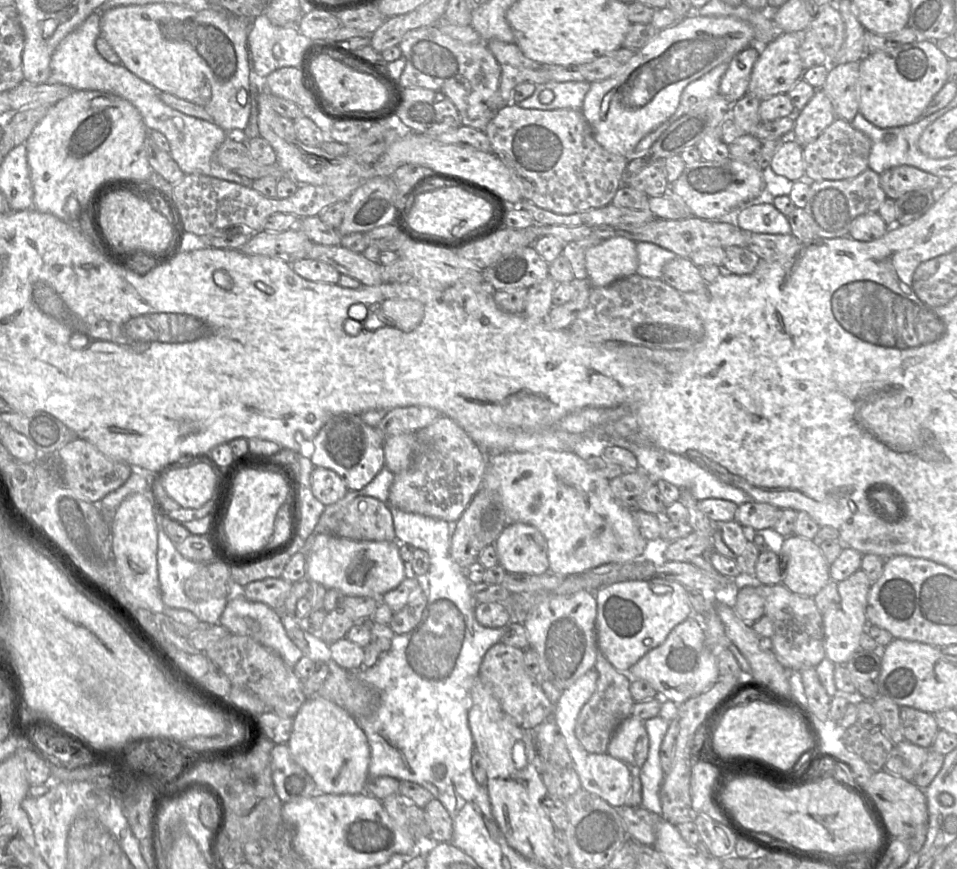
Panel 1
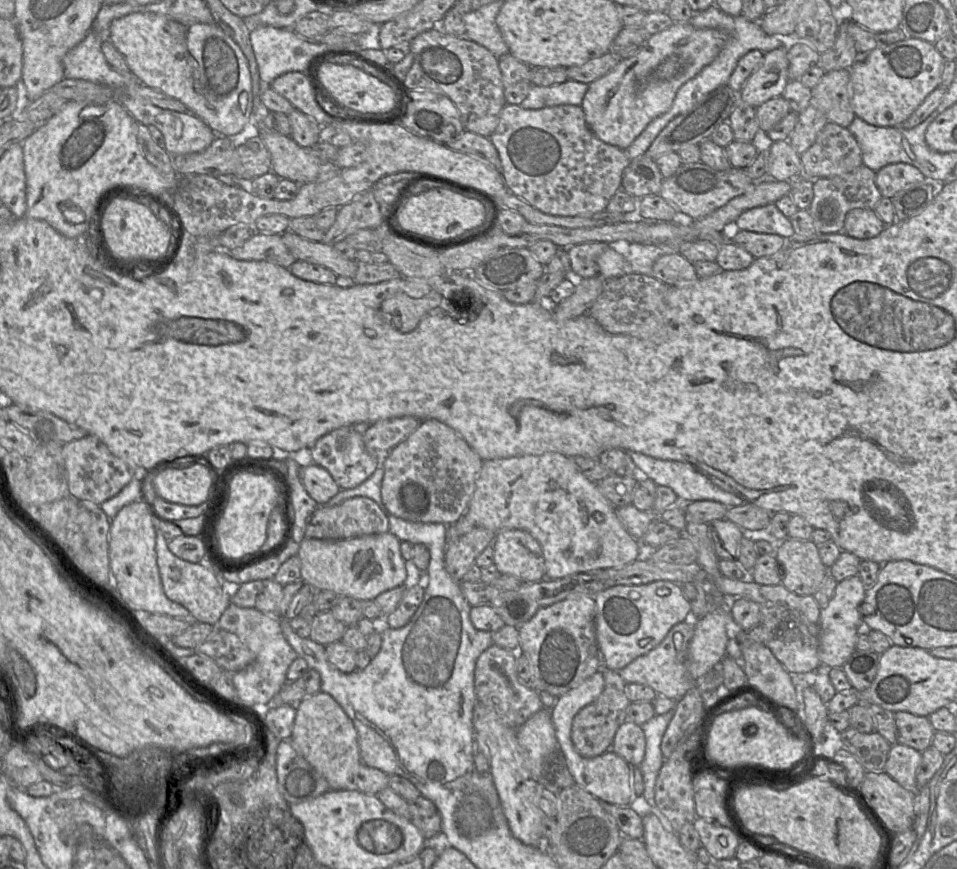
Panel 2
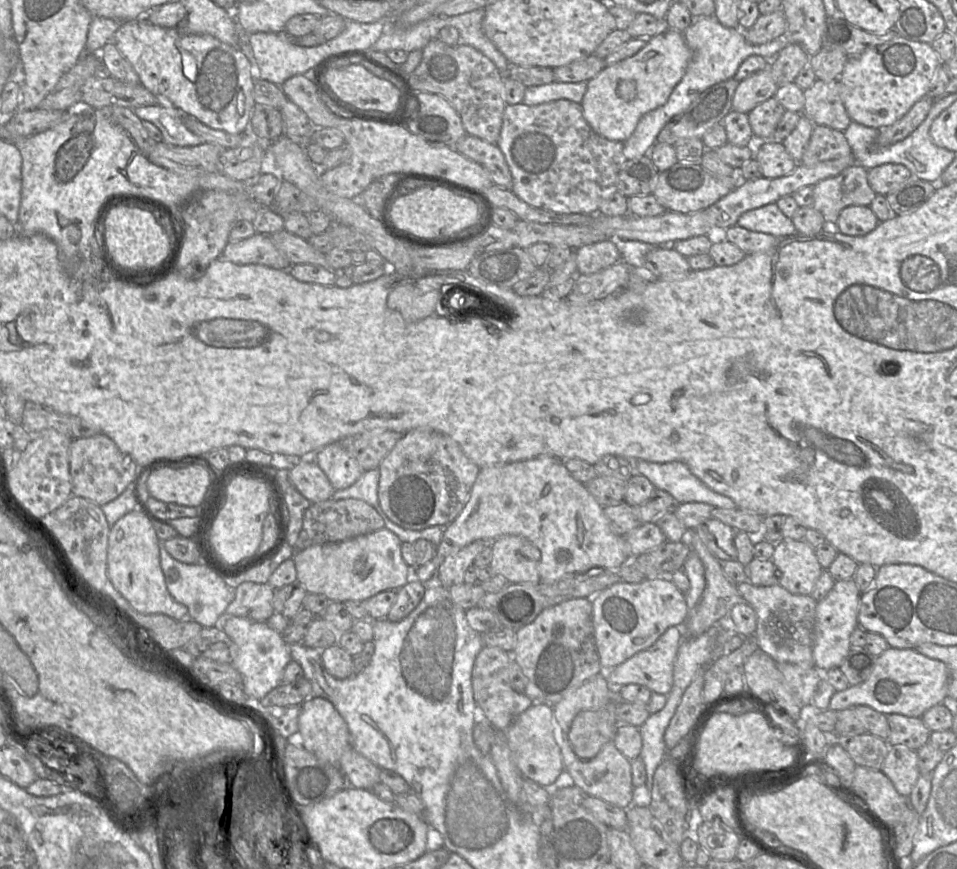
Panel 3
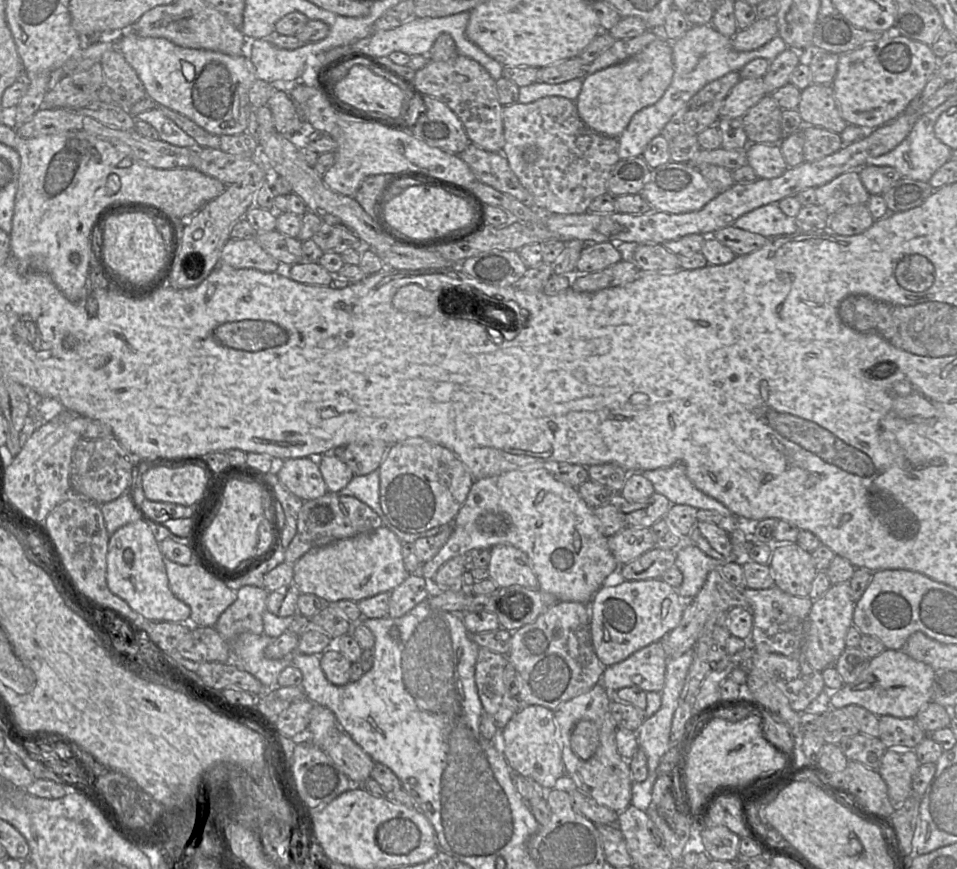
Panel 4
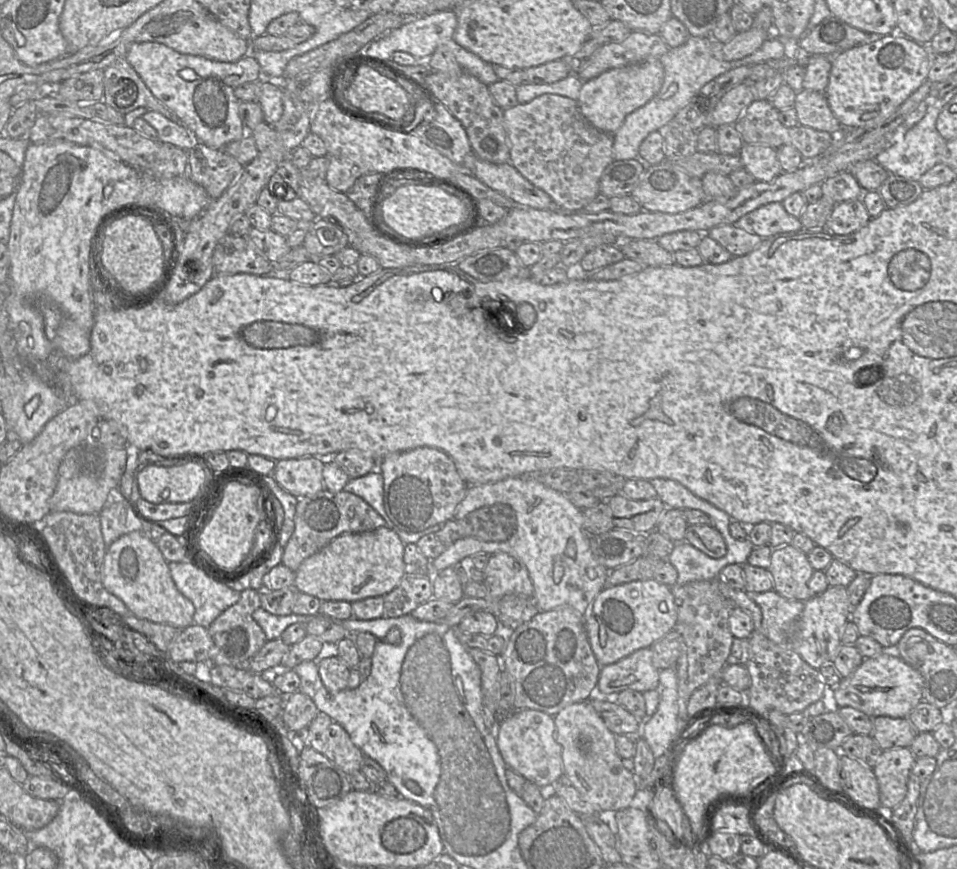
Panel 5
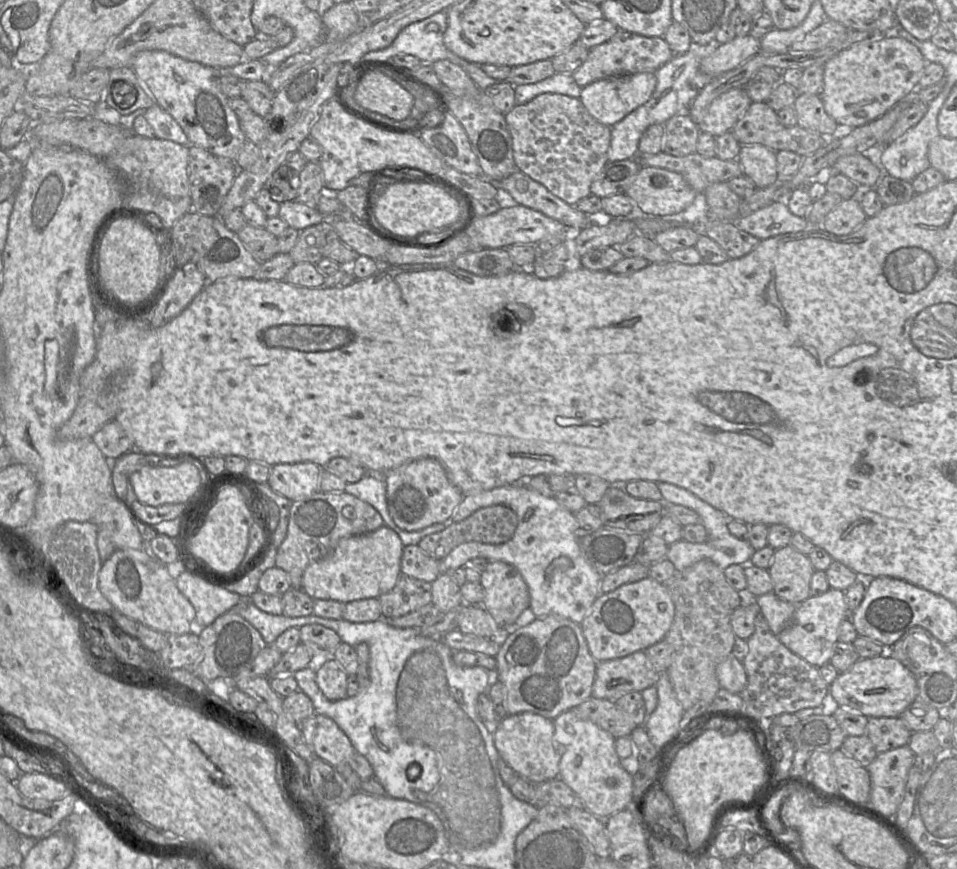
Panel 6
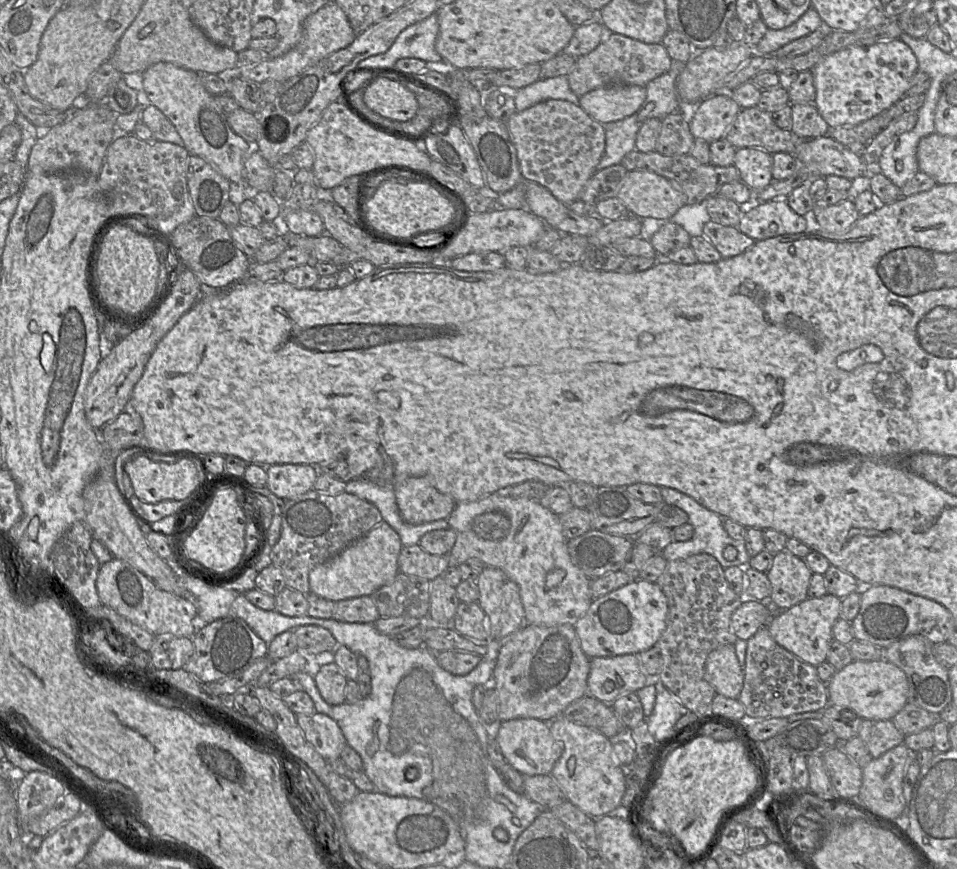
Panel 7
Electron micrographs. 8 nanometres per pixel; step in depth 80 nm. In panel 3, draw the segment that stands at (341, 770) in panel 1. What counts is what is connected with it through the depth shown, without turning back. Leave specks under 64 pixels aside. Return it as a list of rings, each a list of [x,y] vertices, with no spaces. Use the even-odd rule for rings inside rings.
[[[310,697],[301,704],[298,719],[301,746],[319,760],[338,765],[344,751],[350,747],[348,726],[334,705],[322,697]]]

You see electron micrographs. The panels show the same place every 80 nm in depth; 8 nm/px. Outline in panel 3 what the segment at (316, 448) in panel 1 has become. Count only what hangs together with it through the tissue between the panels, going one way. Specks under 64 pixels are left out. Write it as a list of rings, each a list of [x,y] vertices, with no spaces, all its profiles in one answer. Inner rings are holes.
[[[331,443],[317,451],[317,464],[335,490],[353,485],[365,472],[341,443]]]

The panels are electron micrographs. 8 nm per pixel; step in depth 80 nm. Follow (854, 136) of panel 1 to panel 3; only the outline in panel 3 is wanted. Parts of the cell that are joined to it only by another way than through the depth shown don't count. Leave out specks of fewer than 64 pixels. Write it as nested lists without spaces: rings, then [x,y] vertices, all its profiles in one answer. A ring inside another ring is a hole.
[[[816,125],[800,164],[811,167],[821,162],[849,155],[853,154],[843,131]]]

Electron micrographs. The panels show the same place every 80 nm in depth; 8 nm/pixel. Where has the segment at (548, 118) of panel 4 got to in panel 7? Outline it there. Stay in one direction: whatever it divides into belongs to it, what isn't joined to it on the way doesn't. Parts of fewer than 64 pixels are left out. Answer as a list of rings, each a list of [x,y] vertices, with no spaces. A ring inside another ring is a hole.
[[[558,99],[542,101],[523,111],[516,111],[509,117],[506,125],[516,149],[523,179],[542,185],[564,204],[579,199],[588,180],[597,172],[596,167],[605,151],[606,136],[603,125],[590,117],[579,104]]]

